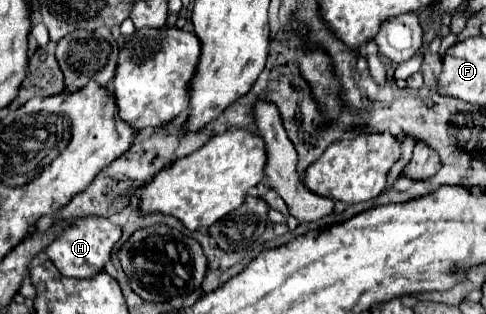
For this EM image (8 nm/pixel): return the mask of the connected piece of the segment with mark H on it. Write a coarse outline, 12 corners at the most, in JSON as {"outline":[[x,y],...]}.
{"outline":[[86,216],[46,248],[60,274],[92,278],[122,228]]}

